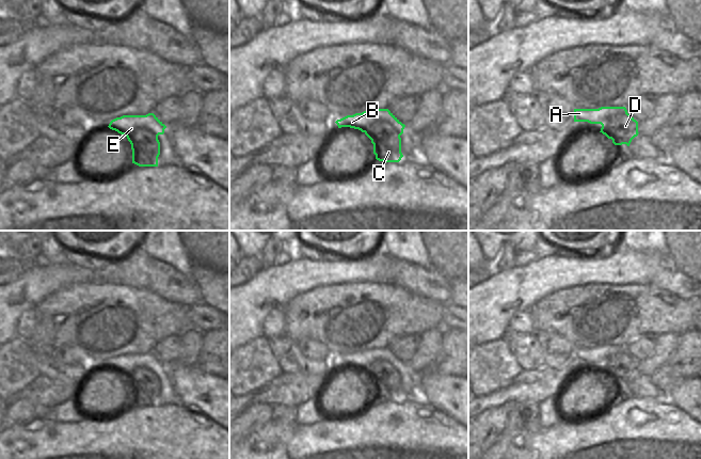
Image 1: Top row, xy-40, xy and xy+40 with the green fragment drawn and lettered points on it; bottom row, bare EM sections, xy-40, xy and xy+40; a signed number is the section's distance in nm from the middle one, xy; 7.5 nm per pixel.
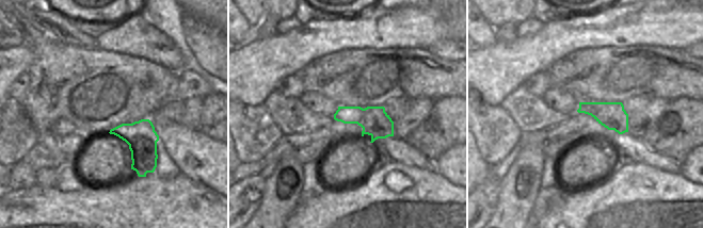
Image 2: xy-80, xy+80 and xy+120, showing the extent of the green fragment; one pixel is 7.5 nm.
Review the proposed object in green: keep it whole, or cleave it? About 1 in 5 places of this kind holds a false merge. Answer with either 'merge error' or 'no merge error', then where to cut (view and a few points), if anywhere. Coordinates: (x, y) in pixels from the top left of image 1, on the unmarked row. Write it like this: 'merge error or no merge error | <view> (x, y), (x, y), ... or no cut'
no merge error | no cut

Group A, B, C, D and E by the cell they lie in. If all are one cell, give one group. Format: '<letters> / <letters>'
A B C D E

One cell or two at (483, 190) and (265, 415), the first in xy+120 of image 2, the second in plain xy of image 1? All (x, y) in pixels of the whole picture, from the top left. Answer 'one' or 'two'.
one

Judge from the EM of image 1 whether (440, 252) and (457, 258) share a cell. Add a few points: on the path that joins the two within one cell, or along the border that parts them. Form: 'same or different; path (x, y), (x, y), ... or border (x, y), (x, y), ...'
same; path (444, 252), (452, 254)

